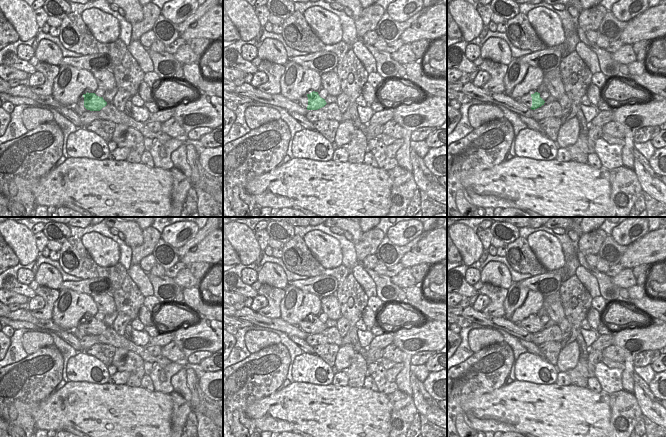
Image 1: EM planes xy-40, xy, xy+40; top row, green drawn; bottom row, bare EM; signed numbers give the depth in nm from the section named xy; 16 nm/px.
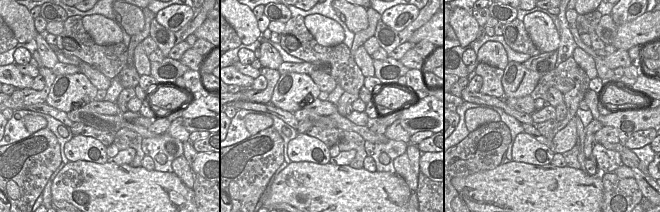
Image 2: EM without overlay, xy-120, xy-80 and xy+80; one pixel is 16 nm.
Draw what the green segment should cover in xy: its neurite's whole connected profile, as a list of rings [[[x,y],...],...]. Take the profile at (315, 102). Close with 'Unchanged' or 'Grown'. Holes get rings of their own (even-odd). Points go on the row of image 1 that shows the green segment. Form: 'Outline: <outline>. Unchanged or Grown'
Outline: [[[313,90],[307,91],[303,97],[299,98],[297,103],[307,110],[318,110],[327,104],[325,99]]]. Grown

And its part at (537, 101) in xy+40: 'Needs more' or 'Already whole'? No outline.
Needs more

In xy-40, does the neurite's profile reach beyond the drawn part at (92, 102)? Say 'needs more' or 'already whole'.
needs more

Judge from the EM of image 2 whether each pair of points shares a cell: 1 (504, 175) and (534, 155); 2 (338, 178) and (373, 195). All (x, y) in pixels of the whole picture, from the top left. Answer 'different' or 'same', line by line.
1: different
2: same

